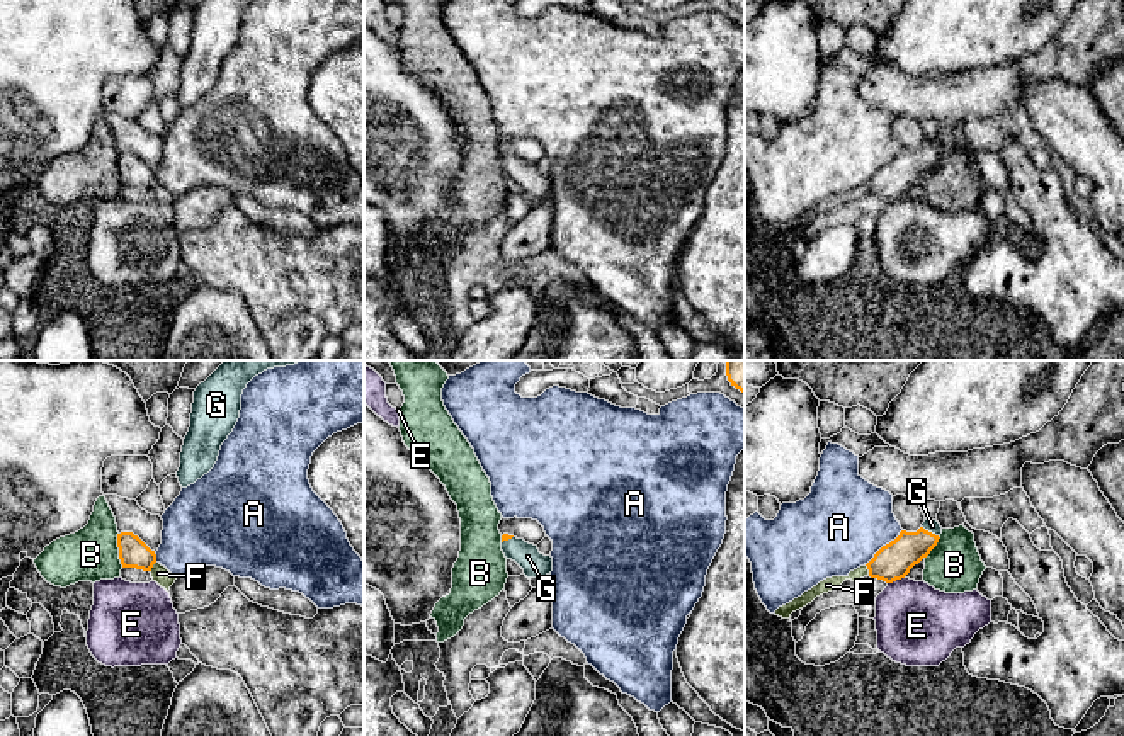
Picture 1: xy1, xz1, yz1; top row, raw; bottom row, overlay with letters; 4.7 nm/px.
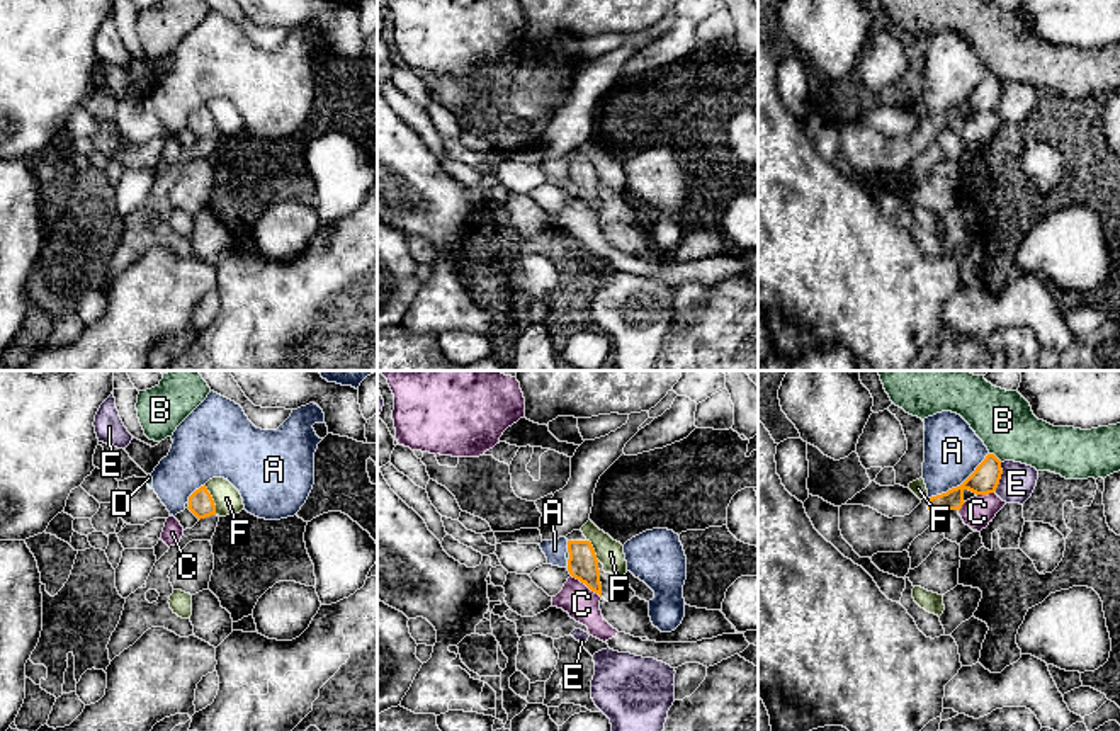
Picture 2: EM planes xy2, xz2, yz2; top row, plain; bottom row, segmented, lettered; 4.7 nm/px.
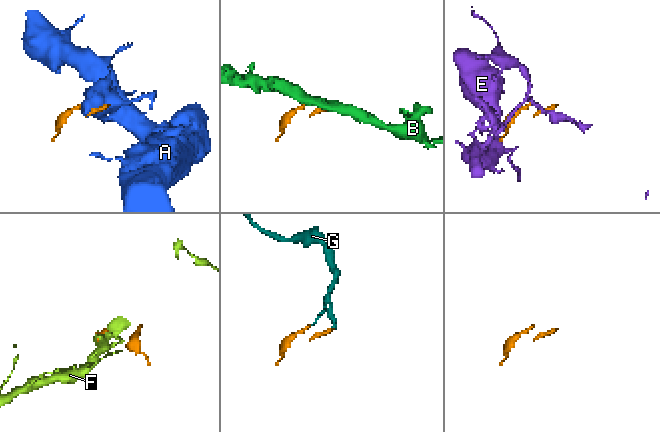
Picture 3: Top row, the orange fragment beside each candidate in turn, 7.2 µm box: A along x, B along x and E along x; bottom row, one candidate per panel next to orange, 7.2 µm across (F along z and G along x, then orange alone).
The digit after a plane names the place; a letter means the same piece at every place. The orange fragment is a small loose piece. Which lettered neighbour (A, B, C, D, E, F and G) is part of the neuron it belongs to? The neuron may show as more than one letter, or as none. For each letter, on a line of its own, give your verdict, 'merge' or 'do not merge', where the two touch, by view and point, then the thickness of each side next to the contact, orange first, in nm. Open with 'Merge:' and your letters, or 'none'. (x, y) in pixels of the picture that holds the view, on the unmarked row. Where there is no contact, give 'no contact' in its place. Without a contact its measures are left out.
Merge: G
A: do not merge | yz2 (961, 104) | 140/280 nm
B: do not merge | xy1 (119, 169) | 140/260 nm
C: do not merge | xz2 (587, 204) | 140/160 nm
D: do not merge | xz2 (570, 175) | 140/20 nm
E: do not merge | yz2 (1000, 97) | 140/170 nm
F: do not merge | xy2 (213, 119) | 120/130 nm
G: merge | yz1 (930, 152) | 180/60 nm

